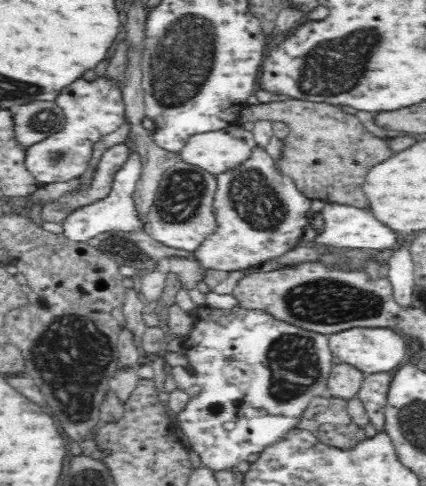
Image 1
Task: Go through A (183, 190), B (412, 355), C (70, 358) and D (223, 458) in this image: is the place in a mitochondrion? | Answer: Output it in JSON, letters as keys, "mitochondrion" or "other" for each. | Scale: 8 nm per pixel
{"A":"mitochondrion","B":"other","C":"mitochondrion","D":"other"}

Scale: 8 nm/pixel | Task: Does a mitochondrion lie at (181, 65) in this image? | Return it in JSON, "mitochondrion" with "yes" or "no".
{"mitochondrion":"yes"}

